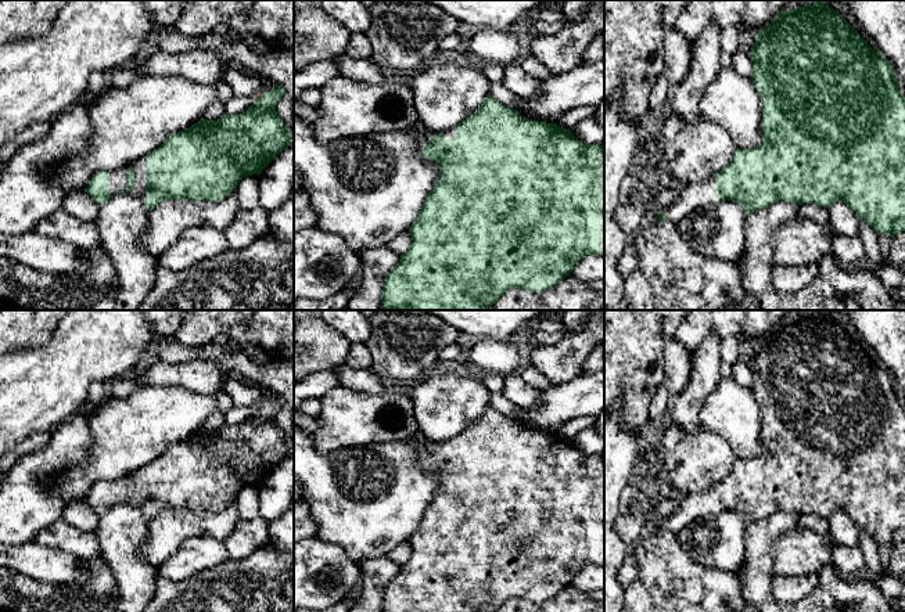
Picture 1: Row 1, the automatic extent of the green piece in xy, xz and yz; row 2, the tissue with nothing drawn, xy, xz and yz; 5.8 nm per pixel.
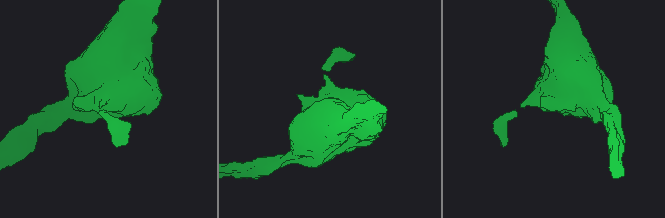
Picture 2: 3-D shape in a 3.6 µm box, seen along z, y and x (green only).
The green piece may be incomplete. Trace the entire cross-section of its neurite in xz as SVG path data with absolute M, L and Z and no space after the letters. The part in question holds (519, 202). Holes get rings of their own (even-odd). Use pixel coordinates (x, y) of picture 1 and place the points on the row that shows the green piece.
M492 96L456 127L442 133L427 129L416 120L412 130L428 136L428 145L421 148L425 159L442 166L439 177L427 194L409 234L410 248L401 255L398 264L387 274L383 285L381 310L484 310L511 288L543 292L570 276L575 264L586 255L604 255L604 148L599 144L583 144L571 130L557 123L538 122L521 116L516 109L503 107Z

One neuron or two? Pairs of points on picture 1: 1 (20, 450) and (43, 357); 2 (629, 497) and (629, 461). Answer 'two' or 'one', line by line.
1: two
2: two

